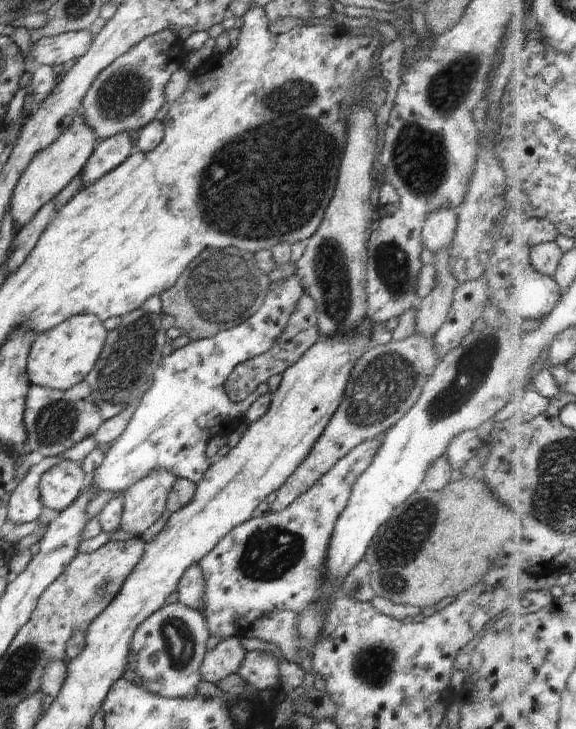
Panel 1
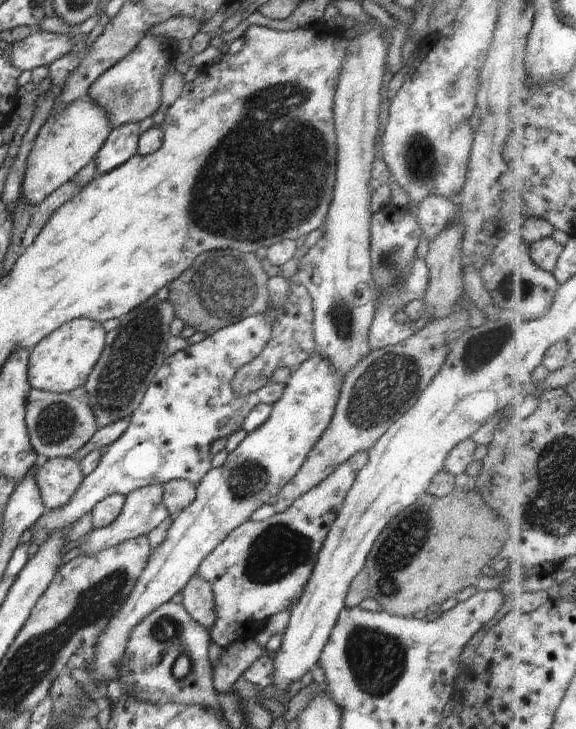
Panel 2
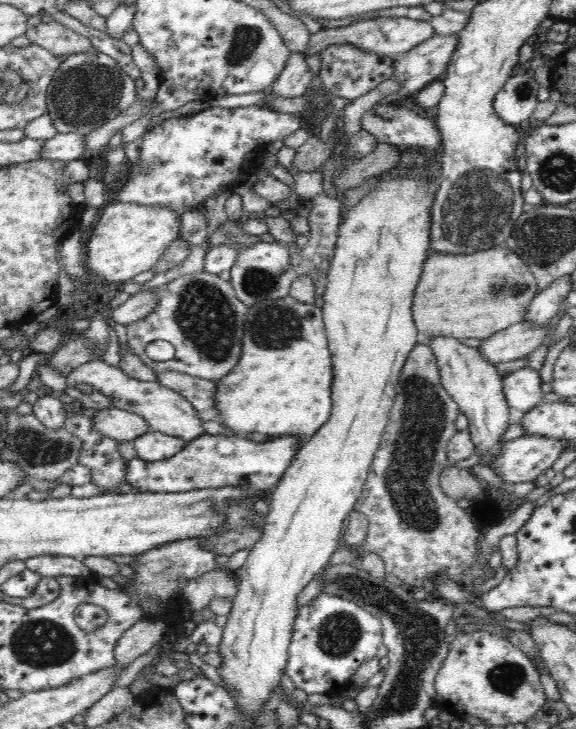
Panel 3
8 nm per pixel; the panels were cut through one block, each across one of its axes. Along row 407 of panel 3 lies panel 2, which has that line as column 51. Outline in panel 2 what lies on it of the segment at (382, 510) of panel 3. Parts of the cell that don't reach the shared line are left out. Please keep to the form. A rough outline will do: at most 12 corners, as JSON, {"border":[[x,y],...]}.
{"border":[[85,386],[31,388],[25,423],[48,459],[74,456],[98,428]]}

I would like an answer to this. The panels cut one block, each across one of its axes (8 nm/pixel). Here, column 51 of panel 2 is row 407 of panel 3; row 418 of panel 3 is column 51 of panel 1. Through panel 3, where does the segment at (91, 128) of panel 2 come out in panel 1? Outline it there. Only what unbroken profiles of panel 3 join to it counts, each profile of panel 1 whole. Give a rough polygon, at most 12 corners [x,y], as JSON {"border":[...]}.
{"border":[[81,111],[21,174],[20,230],[78,176],[97,144]]}

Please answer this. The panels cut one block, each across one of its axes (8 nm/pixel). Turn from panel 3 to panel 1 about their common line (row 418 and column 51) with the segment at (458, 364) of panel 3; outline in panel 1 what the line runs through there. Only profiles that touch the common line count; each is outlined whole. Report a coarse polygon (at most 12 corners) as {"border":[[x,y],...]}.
{"border":[[62,461],[41,476],[42,504],[60,512],[79,497],[88,474]]}

